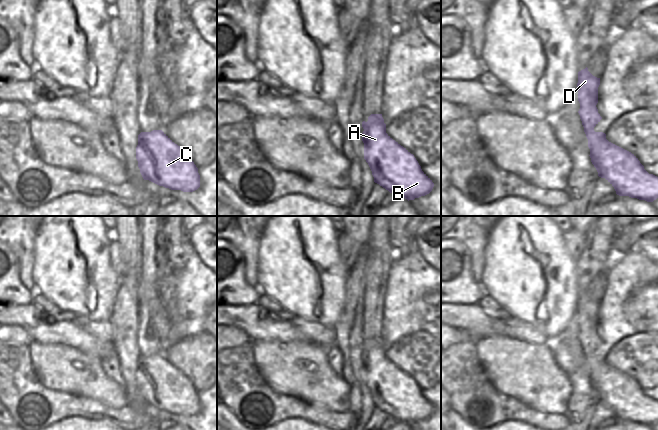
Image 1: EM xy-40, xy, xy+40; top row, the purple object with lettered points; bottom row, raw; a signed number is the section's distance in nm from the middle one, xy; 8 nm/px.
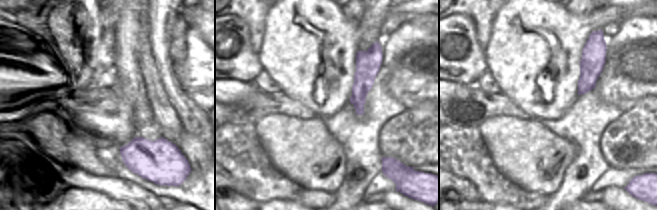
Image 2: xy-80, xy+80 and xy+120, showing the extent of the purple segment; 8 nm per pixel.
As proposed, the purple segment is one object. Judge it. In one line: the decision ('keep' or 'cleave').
keep

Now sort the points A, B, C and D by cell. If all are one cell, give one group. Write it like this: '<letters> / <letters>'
A B C D

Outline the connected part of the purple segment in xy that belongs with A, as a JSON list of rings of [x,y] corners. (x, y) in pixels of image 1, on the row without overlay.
[[[371,338],[367,346],[362,346],[362,351],[364,353],[362,357],[364,383],[372,395],[375,407],[393,419],[408,425],[425,420],[432,415],[434,407],[422,395],[414,379],[386,357],[386,348],[382,338]]]

